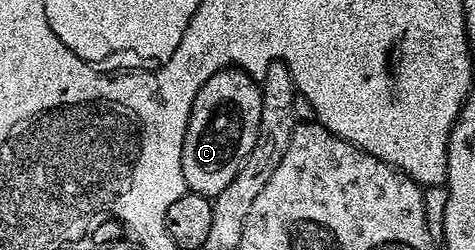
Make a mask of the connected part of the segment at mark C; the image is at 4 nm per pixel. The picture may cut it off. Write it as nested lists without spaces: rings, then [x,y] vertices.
[[[237,68],[217,70],[200,88],[196,100],[192,104],[192,112],[188,120],[188,132],[184,136],[182,149],[182,167],[186,189],[192,194],[203,194],[205,198],[214,199],[228,184],[232,184],[232,176],[240,172],[244,160],[252,152],[256,144],[256,136],[260,128],[260,112],[262,111],[262,87],[250,74]]]

